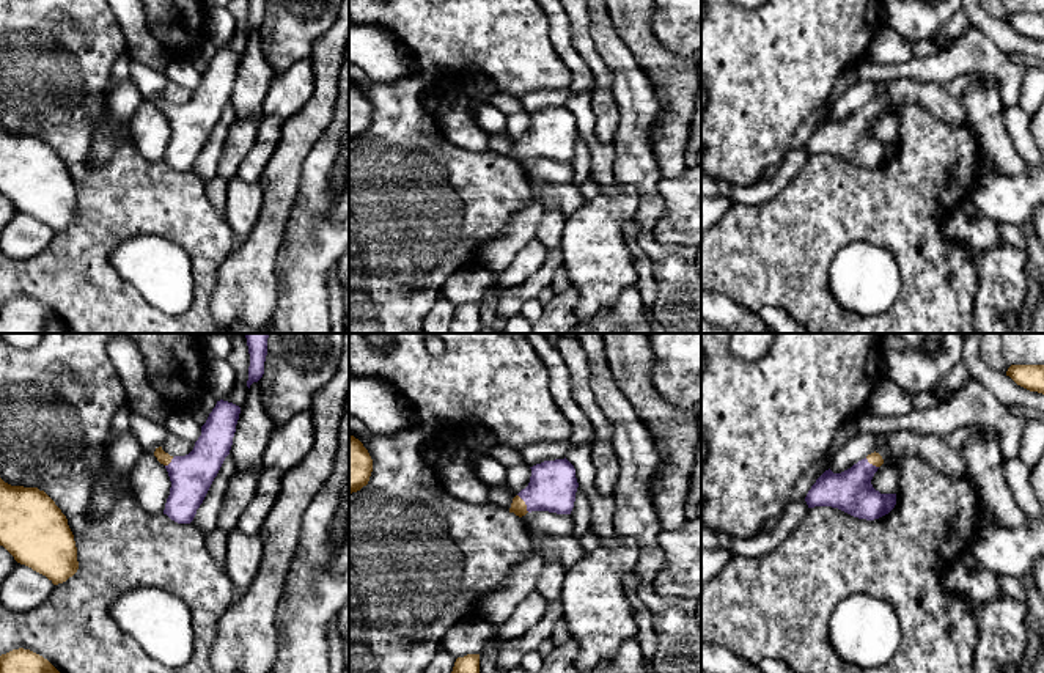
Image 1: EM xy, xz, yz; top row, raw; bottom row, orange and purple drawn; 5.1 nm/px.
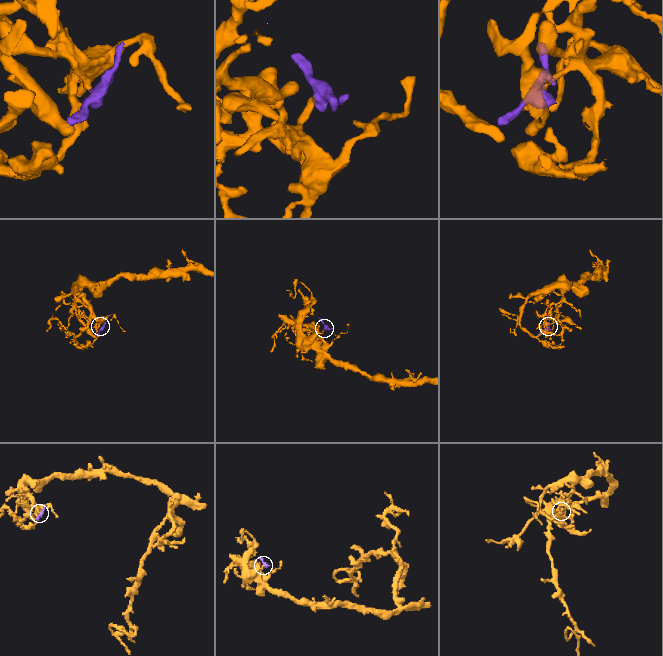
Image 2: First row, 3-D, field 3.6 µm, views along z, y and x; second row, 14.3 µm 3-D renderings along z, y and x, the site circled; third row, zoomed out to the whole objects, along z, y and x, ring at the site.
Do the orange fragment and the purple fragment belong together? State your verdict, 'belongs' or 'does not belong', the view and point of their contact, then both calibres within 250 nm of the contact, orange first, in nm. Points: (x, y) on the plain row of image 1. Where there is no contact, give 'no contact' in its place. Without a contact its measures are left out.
belongs | xz (524, 151) | 80/240 nm

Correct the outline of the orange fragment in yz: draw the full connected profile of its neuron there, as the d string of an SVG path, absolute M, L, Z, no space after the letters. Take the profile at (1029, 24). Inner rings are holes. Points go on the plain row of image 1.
M1011 13L1006 24L1017 33L1044 42L1044 13Z

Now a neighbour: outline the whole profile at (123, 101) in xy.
M130 79L108 91L105 113L96 123L90 142L91 165L104 165L112 159L124 140L126 124L143 102L143 94Z

